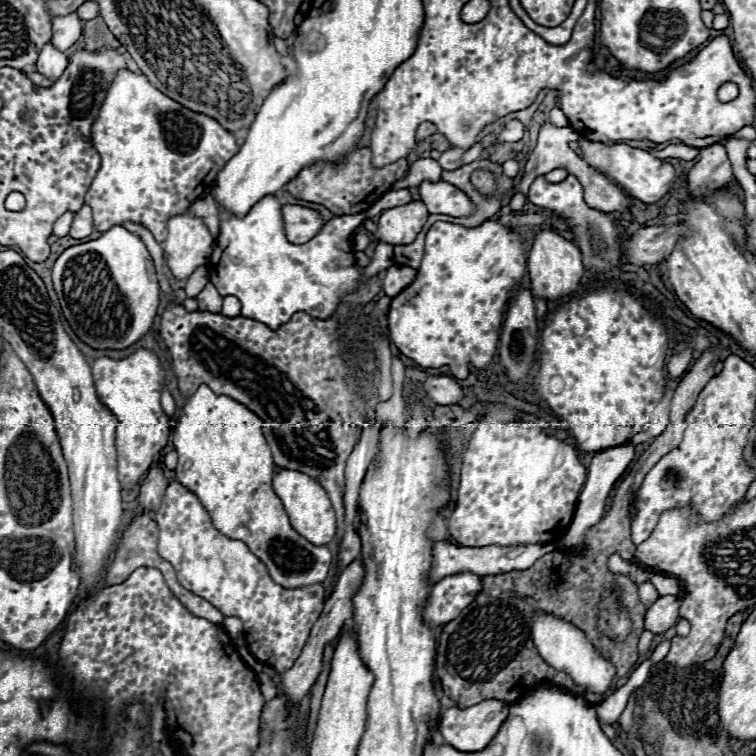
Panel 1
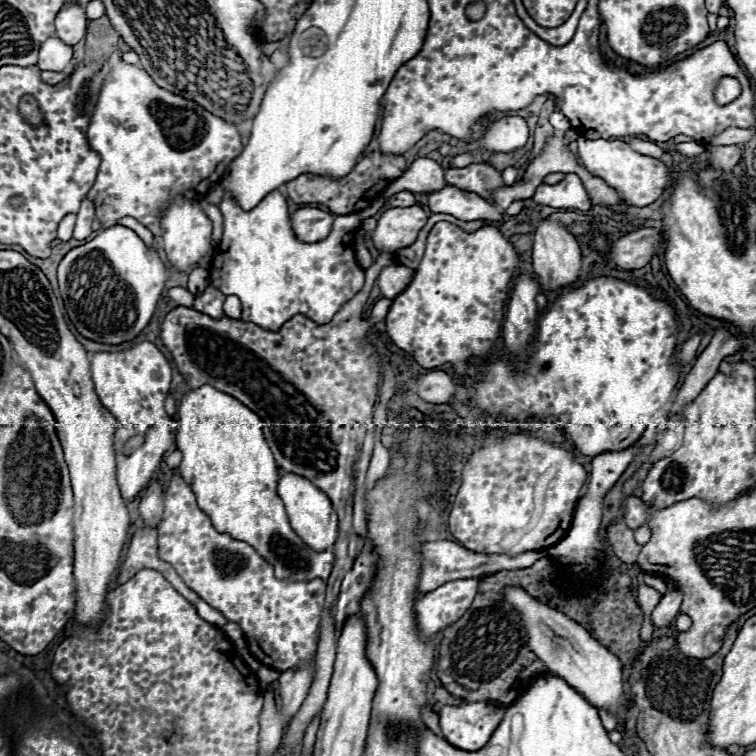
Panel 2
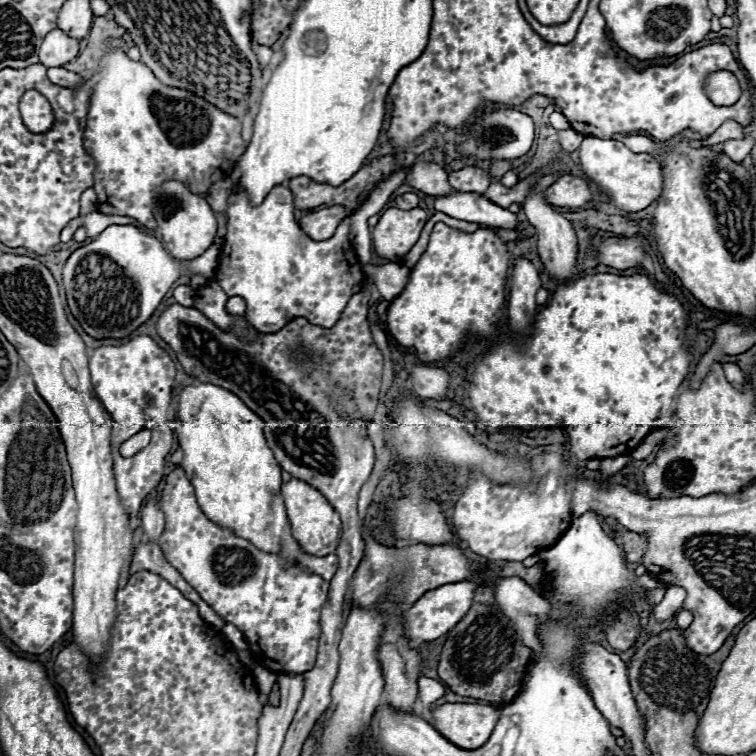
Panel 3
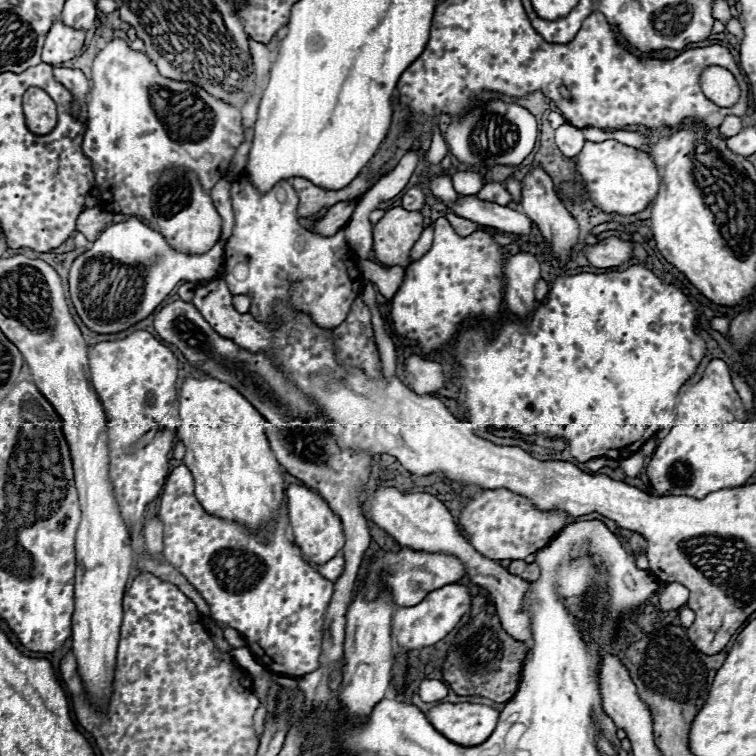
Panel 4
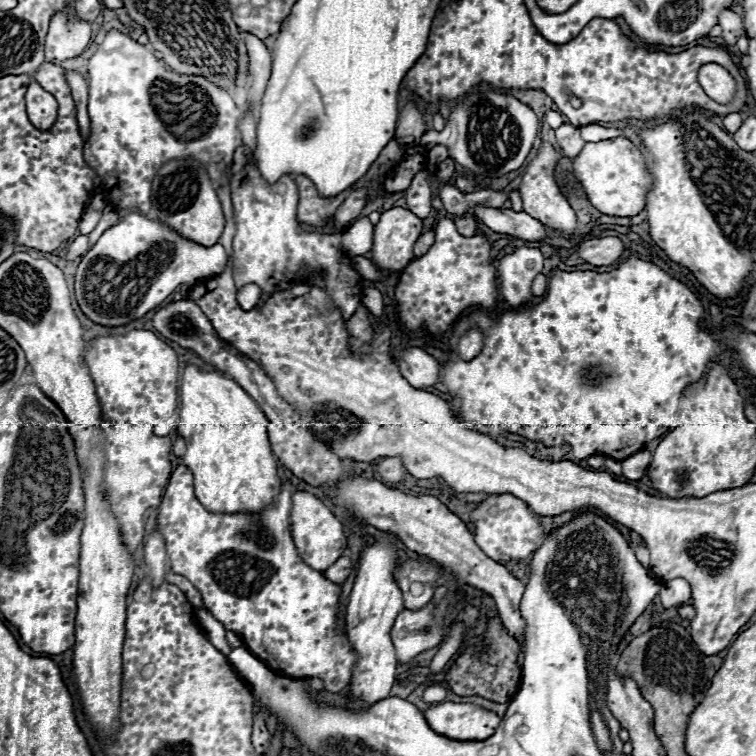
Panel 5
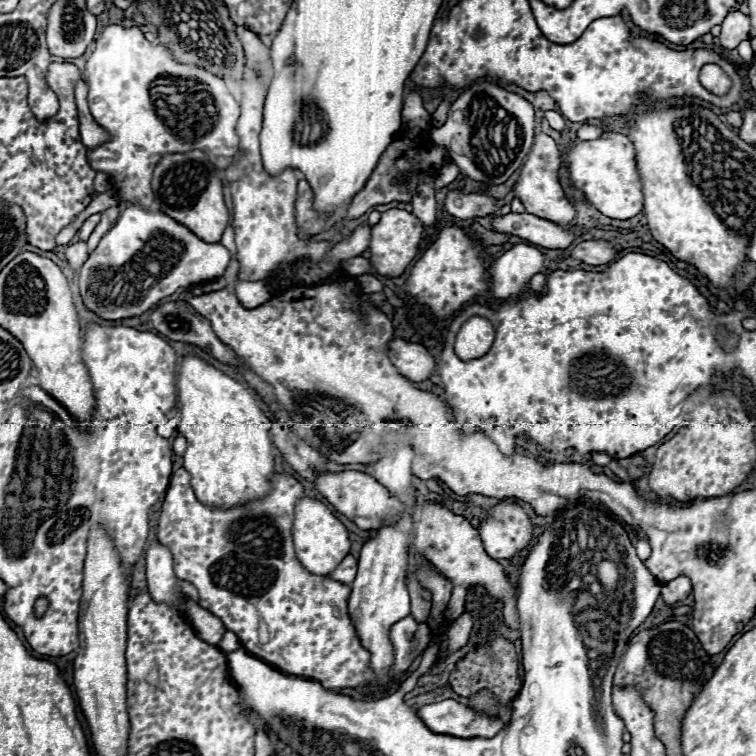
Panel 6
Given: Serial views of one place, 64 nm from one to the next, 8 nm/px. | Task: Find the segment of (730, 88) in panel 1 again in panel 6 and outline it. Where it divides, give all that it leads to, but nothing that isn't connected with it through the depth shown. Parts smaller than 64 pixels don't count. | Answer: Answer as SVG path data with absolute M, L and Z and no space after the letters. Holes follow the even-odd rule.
M706 64L700 70L700 84L708 92L714 92L714 96L726 96L726 92L732 88L730 78L718 64Z

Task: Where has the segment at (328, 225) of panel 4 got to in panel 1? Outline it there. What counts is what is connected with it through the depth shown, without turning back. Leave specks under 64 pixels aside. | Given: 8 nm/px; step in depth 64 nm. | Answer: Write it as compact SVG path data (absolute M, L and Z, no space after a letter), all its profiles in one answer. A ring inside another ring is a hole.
M284 204L282 220L284 220L284 234L294 244L304 244L312 240L322 228L322 216L302 206Z

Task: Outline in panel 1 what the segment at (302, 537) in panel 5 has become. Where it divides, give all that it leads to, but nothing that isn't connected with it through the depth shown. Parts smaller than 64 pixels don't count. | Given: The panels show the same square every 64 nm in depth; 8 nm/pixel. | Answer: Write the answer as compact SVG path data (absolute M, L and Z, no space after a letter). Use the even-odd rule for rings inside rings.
M282 468L274 474L272 486L274 486L274 492L280 496L284 508L290 516L292 528L300 536L304 536L308 542L312 542L316 546L324 546L334 538L334 534L336 534L336 516L334 516L328 494L324 492L324 488L314 478L310 478L302 472L296 472L296 470Z

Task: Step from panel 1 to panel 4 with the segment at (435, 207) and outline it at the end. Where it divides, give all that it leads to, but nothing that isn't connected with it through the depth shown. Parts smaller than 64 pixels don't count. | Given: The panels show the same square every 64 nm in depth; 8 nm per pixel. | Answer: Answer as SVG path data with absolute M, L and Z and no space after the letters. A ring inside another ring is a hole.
M460 196L456 202L452 202L446 208L460 218L472 220L472 222L488 226L488 228L496 228L500 232L530 234L530 230L534 226L524 214L520 214L508 206L478 200L476 196Z

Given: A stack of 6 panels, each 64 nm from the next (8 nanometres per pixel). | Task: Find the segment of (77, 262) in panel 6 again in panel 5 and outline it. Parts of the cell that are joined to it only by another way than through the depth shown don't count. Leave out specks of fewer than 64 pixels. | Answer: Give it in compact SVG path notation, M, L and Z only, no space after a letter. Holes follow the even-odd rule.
M76 236L76 240L70 244L70 248L68 248L68 258L80 258L80 256L84 256L88 252L88 236Z

